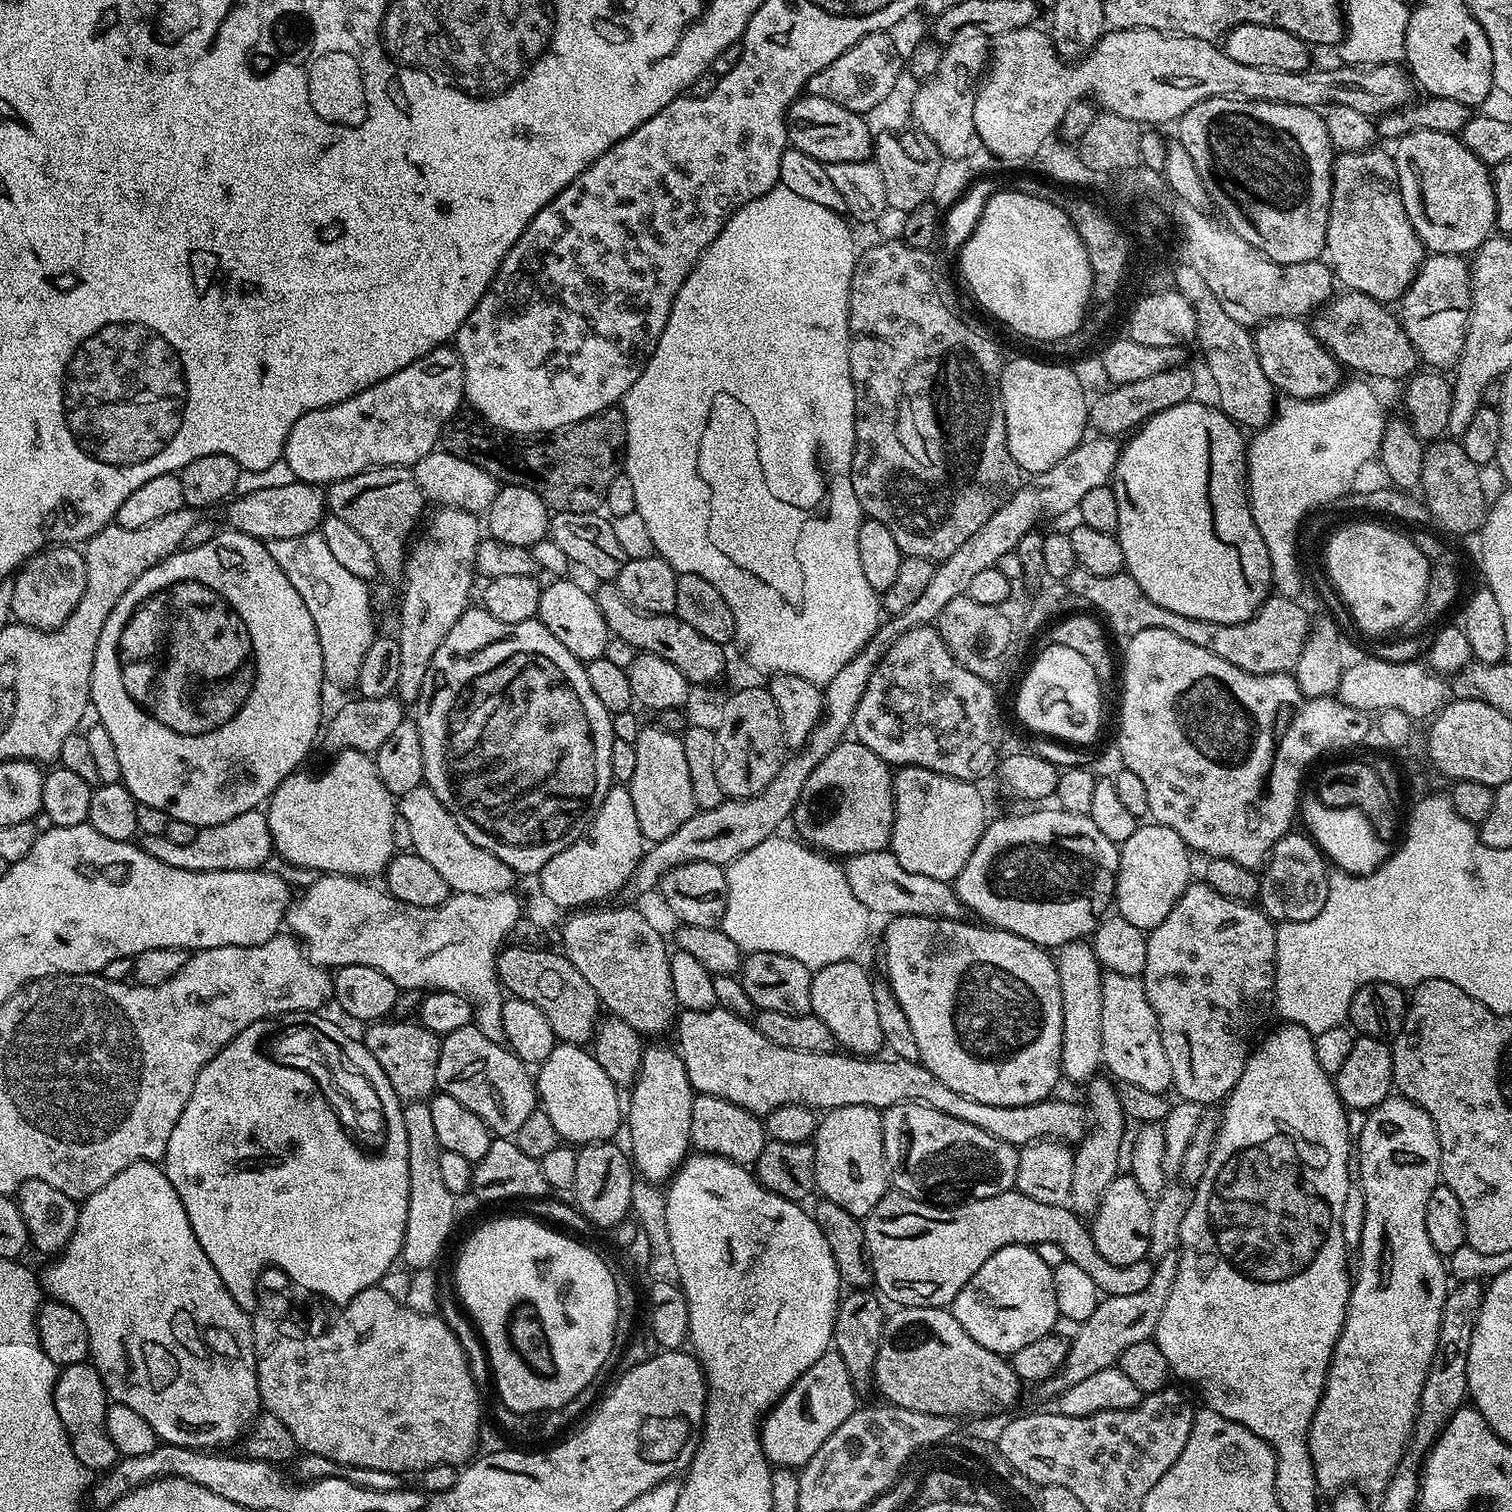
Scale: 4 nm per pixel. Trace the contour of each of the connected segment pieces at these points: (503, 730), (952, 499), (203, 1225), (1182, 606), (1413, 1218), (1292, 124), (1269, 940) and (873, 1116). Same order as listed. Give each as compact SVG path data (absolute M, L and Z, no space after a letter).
M469 606L454 622L450 634L438 646L434 658L430 658L430 670L426 670L426 682L422 682L420 697L414 705L414 719L418 726L418 734L422 742L422 762L424 763L423 783L454 814L454 822L462 826L462 834L474 842L474 846L482 846L482 850L490 850L494 858L502 858L506 866L510 866L513 874L520 872L524 876L539 874L542 866L554 858L562 850L571 846L579 836L584 835L592 819L598 814L598 806L606 798L606 794L614 786L612 770L610 768L610 752L614 750L614 742L617 740L612 729L613 713L598 702L598 694L590 686L590 678L586 678L586 667L546 626L539 618L533 618L526 622L498 622L494 614L490 614L482 606Z
M903 239L888 240L885 244L876 244L859 253L856 269L850 286L850 310L848 311L848 331L850 339L850 374L856 391L856 449L852 455L852 485L854 494L858 494L860 509L870 520L882 522L894 542L898 542L904 556L917 556L933 562L950 558L962 542L970 538L1019 488L1022 487L1020 467L1010 458L1008 439L1006 438L1006 418L1000 397L1000 348L988 336L983 336L976 328L971 328L964 320L959 320L948 309L946 301L936 289L936 280L932 277L932 260L922 248L904 243Z
M290 1012L281 1015L272 1023L269 1023L268 1020L259 1020L246 1026L246 1030L239 1032L218 1055L210 1058L210 1062L206 1062L206 1066L202 1066L202 1070L198 1074L198 1082L194 1082L194 1094L190 1094L190 1102L186 1102L186 1110L182 1110L182 1118L178 1118L178 1126L174 1126L174 1134L170 1134L170 1142L166 1142L166 1154L162 1161L162 1167L166 1178L170 1178L170 1186L174 1186L174 1190L178 1190L178 1198L182 1198L182 1206L186 1206L186 1218L190 1218L194 1238L198 1238L198 1246L202 1246L202 1250L206 1250L206 1258L210 1258L210 1266L214 1266L214 1270L218 1270L218 1278L222 1278L226 1290L230 1290L230 1298L234 1298L234 1302L238 1302L238 1306L242 1306L242 1310L249 1314L256 1310L258 1295L256 1283L260 1280L260 1271L270 1267L271 1264L277 1264L292 1279L291 1283L295 1287L302 1288L305 1292L310 1292L313 1296L320 1298L320 1236L404 1236L404 1227L408 1217L408 1199L410 1198L410 1166L406 1154L406 1126L402 1122L404 1113L402 1101L396 1095L394 1086L390 1086L390 1078L386 1078L386 1074L382 1074L382 1066L378 1066L378 1062L374 1062L370 1050L366 1050L366 1046L357 1037L355 1040L354 1037L347 1036L334 1021L327 1020L326 1017L320 1015L324 1014Z
M1193 398L1178 406L1170 406L1170 410L1162 410L1144 421L1127 437L1120 449L1120 457L1112 472L1110 487L1118 498L1118 526L1114 533L1122 546L1124 567L1142 586L1142 594L1150 598L1150 602L1158 602L1158 606L1166 606L1166 610L1174 610L1174 614L1182 614L1186 618L1198 618L1215 624L1241 624L1259 610L1261 604L1268 599L1272 588L1272 571L1270 570L1270 554L1266 550L1266 542L1262 542L1262 534L1258 534L1258 526L1254 526L1252 507L1248 504L1248 457L1246 455L1246 436L1240 425L1231 420L1219 407L1199 404Z
M1389 1095L1388 1099L1383 1100L1377 1108L1371 1109L1367 1113L1358 1145L1360 1145L1360 1149L1358 1149L1360 1157L1358 1192L1360 1188L1361 1194L1364 1195L1364 1221L1358 1224L1358 1231L1362 1234L1362 1242L1358 1249L1360 1269L1357 1272L1355 1269L1354 1272L1355 1283L1351 1285L1348 1293L1348 1313L1344 1315L1344 1325L1340 1331L1336 1349L1332 1351L1332 1365L1328 1368L1324 1392L1320 1396L1312 1425L1308 1428L1308 1445L1310 1446L1310 1458L1314 1462L1314 1470L1316 1471L1316 1487L1321 1493L1332 1492L1331 1494L1339 1493L1349 1486L1364 1494L1369 1494L1368 1492L1383 1493L1384 1487L1395 1474L1396 1467L1402 1463L1412 1438L1412 1427L1416 1425L1416 1411L1420 1408L1422 1386L1426 1382L1428 1368L1432 1365L1433 1358L1436 1357L1438 1330L1442 1322L1442 1306L1450 1291L1450 1276L1446 1271L1445 1261L1436 1253L1434 1246L1430 1246L1430 1234L1426 1234L1426 1202L1430 1199L1432 1191L1436 1189L1436 1185L1442 1180L1440 1143L1430 1114L1426 1114L1426 1110L1422 1110L1412 1100L1407 1100L1405 1096Z
M1215 96L1209 100L1198 102L1178 121L1178 138L1182 146L1186 146L1186 154L1194 158L1194 166L1202 178L1202 186L1206 190L1208 200L1216 203L1218 211L1224 215L1223 223L1232 231L1237 232L1250 246L1262 250L1274 262L1279 264L1293 264L1294 262L1310 262L1321 259L1326 249L1326 226L1328 225L1328 211L1332 201L1332 165L1334 163L1334 149L1330 142L1330 134L1326 130L1326 122L1323 115L1317 109L1306 106L1290 106L1289 104L1275 104L1274 102L1262 102L1261 100L1240 100L1232 108L1232 112L1220 112L1221 97Z
M1192 882L1182 894L1182 898L1178 898L1178 902L1170 910L1170 914L1166 914L1166 918L1162 918L1160 925L1147 933L1146 966L1142 977L1144 989L1146 998L1158 1018L1158 1026L1162 1034L1162 1050L1166 1050L1166 1058L1170 1058L1172 1088L1180 1095L1177 1097L1181 1101L1201 1106L1216 1103L1219 1105L1234 1090L1238 1078L1242 1078L1242 1070L1248 1064L1250 1045L1253 1043L1252 1035L1255 1034L1260 1019L1270 1012L1274 1004L1276 995L1276 930L1277 925L1269 920L1259 907L1243 900L1226 898L1206 883Z
M870 1106L829 1108L816 1125L814 1137L814 1170L819 1195L838 1202L842 1210L861 1218L869 1216L890 1188L888 1165L862 1172L862 1154L884 1154L884 1117L881 1109Z

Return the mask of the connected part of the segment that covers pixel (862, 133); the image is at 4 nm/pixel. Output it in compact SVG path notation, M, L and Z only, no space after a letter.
M804 94L788 107L788 142L826 166L834 162L862 162L874 152L874 129L864 120L867 119L861 113L846 110L838 102L830 102L830 98Z

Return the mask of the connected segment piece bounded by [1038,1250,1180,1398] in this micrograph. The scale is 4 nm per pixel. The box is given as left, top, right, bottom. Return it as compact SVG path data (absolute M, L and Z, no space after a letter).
M1178 1250L1164 1254L1153 1265L1150 1286L1135 1294L1104 1296L1094 1314L1090 1314L1090 1318L1086 1318L1083 1324L1075 1329L1076 1337L1071 1337L1066 1362L1049 1380L1039 1385L1038 1391L1049 1398L1058 1397L1070 1390L1070 1386L1098 1374L1098 1370L1113 1367L1129 1346L1151 1339L1155 1335L1158 1319L1173 1288L1174 1278L1177 1277L1179 1261Z

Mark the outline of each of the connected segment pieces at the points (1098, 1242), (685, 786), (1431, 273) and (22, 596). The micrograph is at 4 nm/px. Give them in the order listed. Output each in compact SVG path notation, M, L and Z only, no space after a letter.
M1131 1174L1117 1175L1109 1184L1109 1188L1101 1194L1100 1204L1090 1220L1090 1231L1094 1238L1094 1246L1098 1246L1098 1254L1106 1258L1106 1262L1114 1262L1114 1266L1130 1266L1130 1262L1138 1262L1148 1256L1150 1246L1150 1214L1154 1211L1153 1201L1134 1182Z
M657 726L641 727L635 745L634 778L630 778L626 787L630 798L634 798L638 826L642 826L645 841L665 840L698 810L694 790L690 786L690 766L686 766L686 753L682 751L682 742L677 733Z
M1429 255L1420 265L1414 282L1404 292L1398 307L1398 319L1416 349L1417 357L1433 369L1451 369L1462 354L1470 323L1472 277L1469 261L1463 256Z
M76 546L45 547L15 573L12 585L12 614L19 623L47 632L60 628L62 622L70 618L74 606L78 606L86 590L86 562L83 551Z

